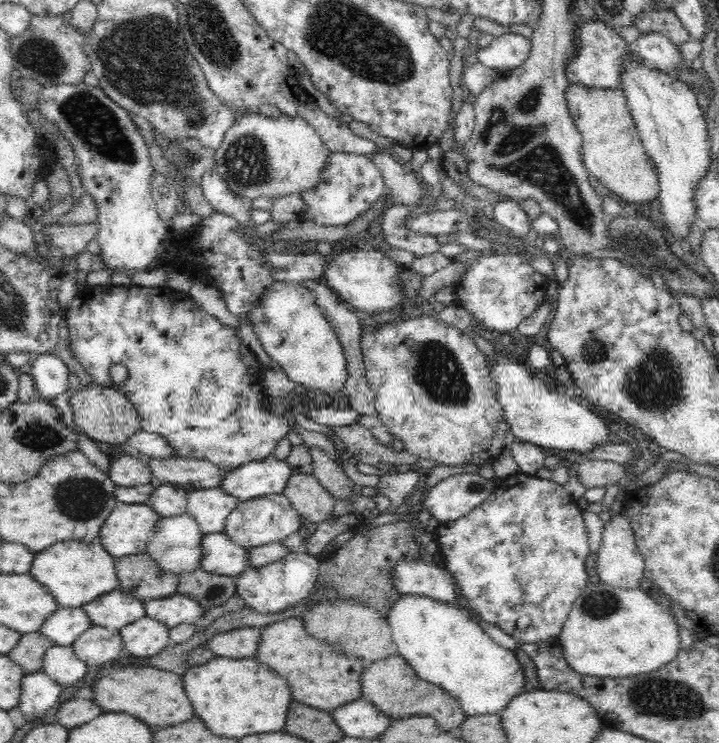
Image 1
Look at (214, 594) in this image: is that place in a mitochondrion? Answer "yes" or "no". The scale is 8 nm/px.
yes

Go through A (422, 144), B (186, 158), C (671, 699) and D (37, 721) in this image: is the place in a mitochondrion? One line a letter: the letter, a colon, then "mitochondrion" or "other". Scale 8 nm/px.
A: other
B: mitochondrion
C: mitochondrion
D: other

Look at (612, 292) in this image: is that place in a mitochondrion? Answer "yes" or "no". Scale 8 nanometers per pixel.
no

